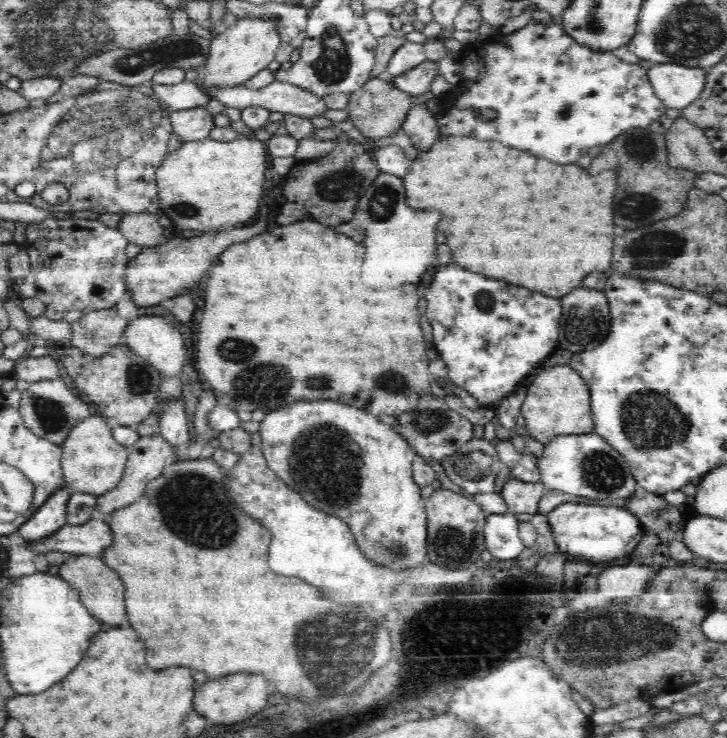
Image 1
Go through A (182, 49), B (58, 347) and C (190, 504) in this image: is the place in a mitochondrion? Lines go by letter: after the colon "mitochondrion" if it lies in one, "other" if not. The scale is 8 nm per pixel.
A: mitochondrion
B: other
C: mitochondrion

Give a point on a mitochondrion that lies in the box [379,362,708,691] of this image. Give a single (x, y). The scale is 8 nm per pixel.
(610, 637)

